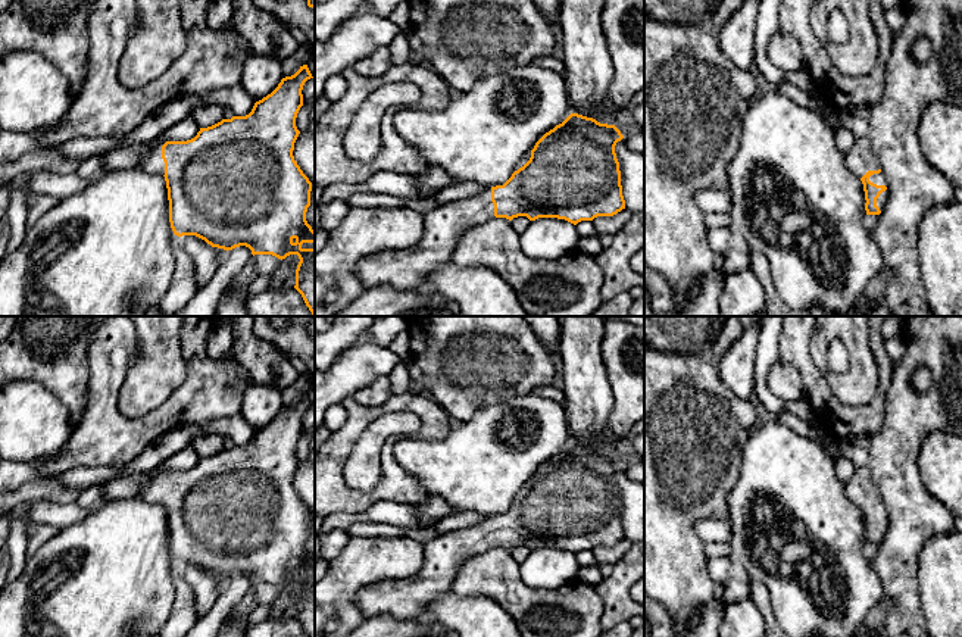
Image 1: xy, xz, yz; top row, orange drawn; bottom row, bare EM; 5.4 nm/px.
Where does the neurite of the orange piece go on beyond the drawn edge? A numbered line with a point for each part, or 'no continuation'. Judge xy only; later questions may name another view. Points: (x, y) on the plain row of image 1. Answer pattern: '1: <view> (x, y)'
1: xy (152, 492)

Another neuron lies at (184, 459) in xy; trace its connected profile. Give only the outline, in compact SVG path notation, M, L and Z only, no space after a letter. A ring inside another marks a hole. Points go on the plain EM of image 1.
M188 444L149 472L131 474L106 483L103 502L134 497L156 474L165 474L166 471L187 471L194 468L199 460L199 455Z

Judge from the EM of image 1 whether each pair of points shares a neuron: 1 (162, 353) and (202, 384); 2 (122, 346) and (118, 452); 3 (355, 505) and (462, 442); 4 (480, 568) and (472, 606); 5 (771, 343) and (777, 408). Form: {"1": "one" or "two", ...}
{"1": "two", "2": "one", "3": "two", "4": "two", "5": "one"}

